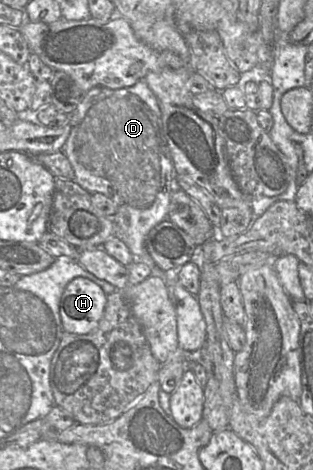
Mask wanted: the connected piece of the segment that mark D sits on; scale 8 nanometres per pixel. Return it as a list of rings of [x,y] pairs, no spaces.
[[[139,80],[137,83],[135,83],[132,86],[120,88],[120,89],[110,89],[106,87],[97,86],[87,91],[83,95],[83,98],[81,99],[81,101],[79,102],[73,113],[67,115],[71,116],[71,122],[69,123],[70,132],[62,148],[62,152],[65,154],[65,156],[69,160],[74,170],[73,181],[75,181],[78,185],[80,185],[83,189],[88,191],[90,194],[101,193],[109,197],[116,203],[116,213],[111,217],[113,220],[114,237],[119,238],[127,245],[135,261],[142,262],[148,265],[152,269],[156,265],[152,257],[150,256],[150,254],[147,252],[145,248],[145,240],[149,231],[154,226],[156,226],[163,220],[168,219],[168,209],[171,200],[171,194],[175,191],[175,189],[178,189],[175,180],[177,174],[173,166],[173,162],[171,159],[168,146],[162,134],[161,111],[156,96],[148,87],[145,80]]]

